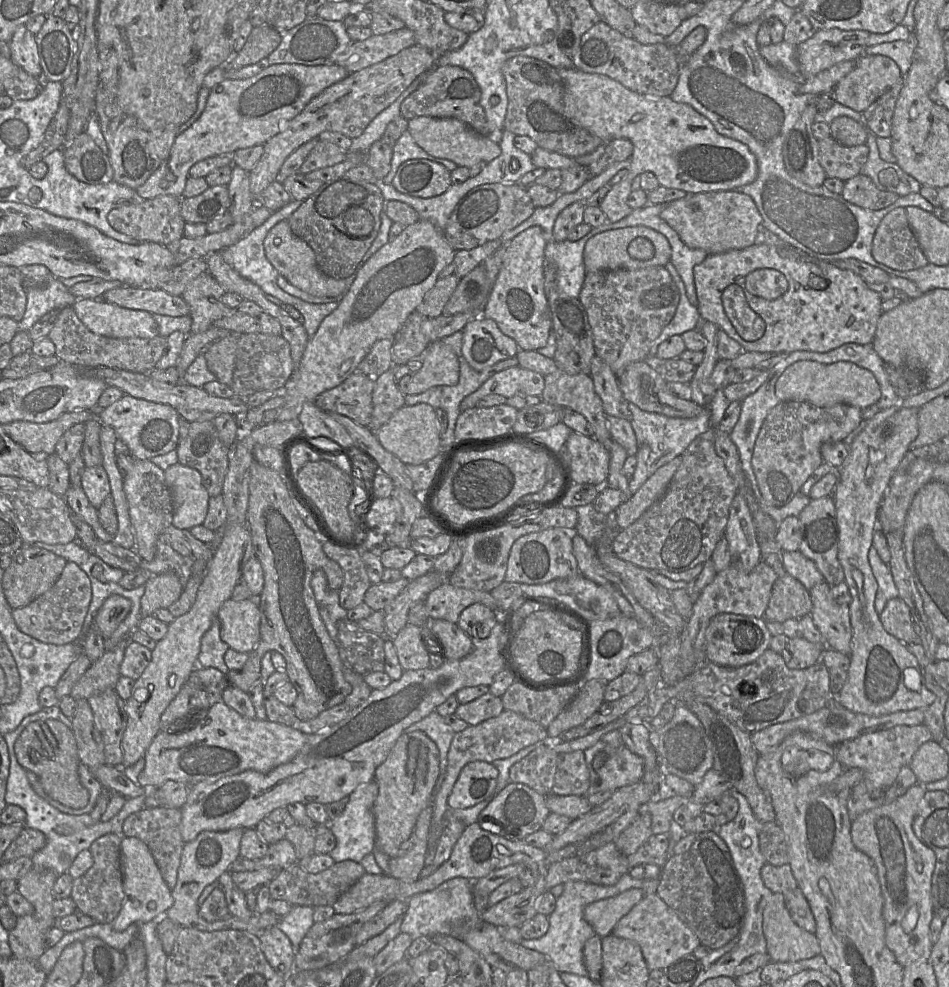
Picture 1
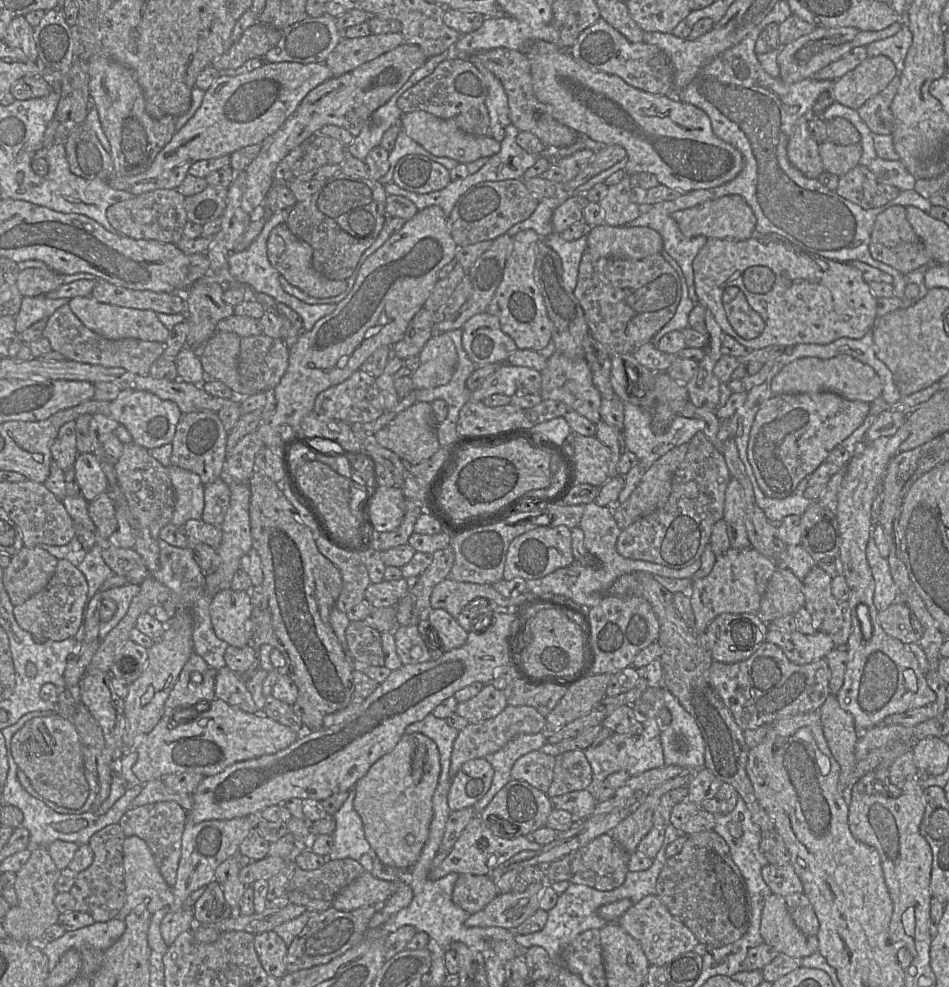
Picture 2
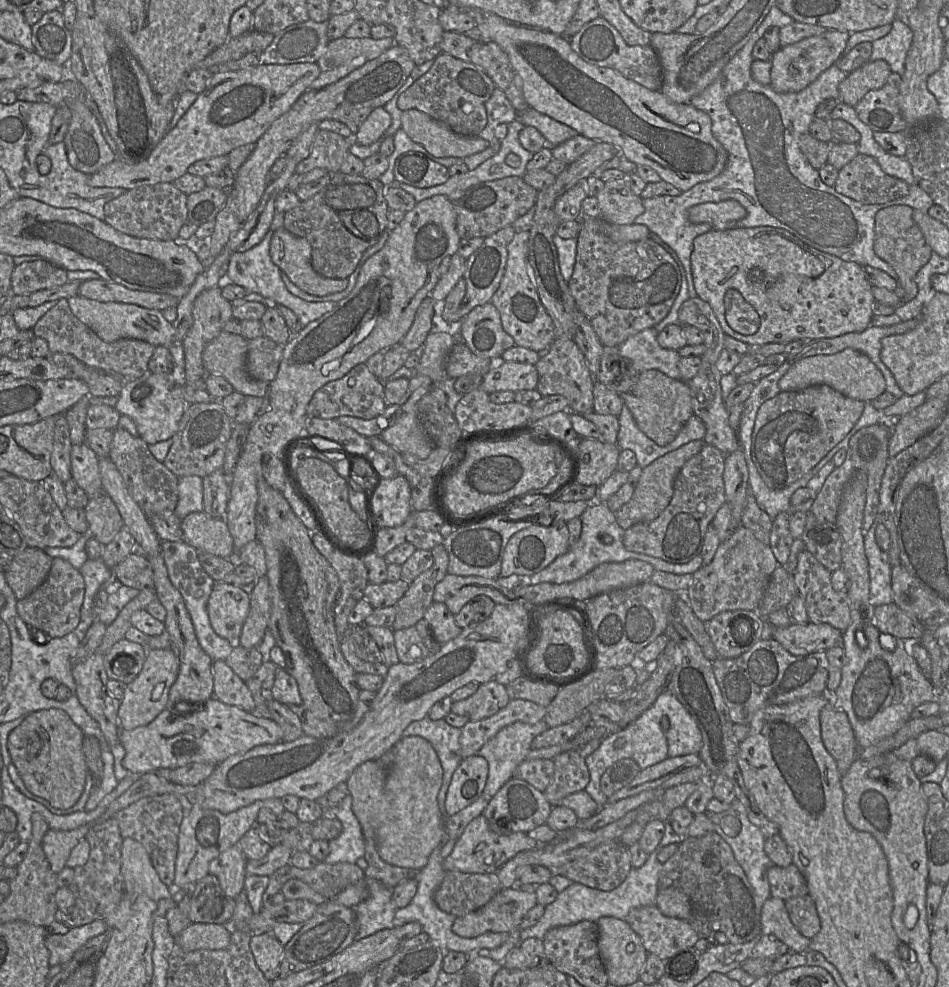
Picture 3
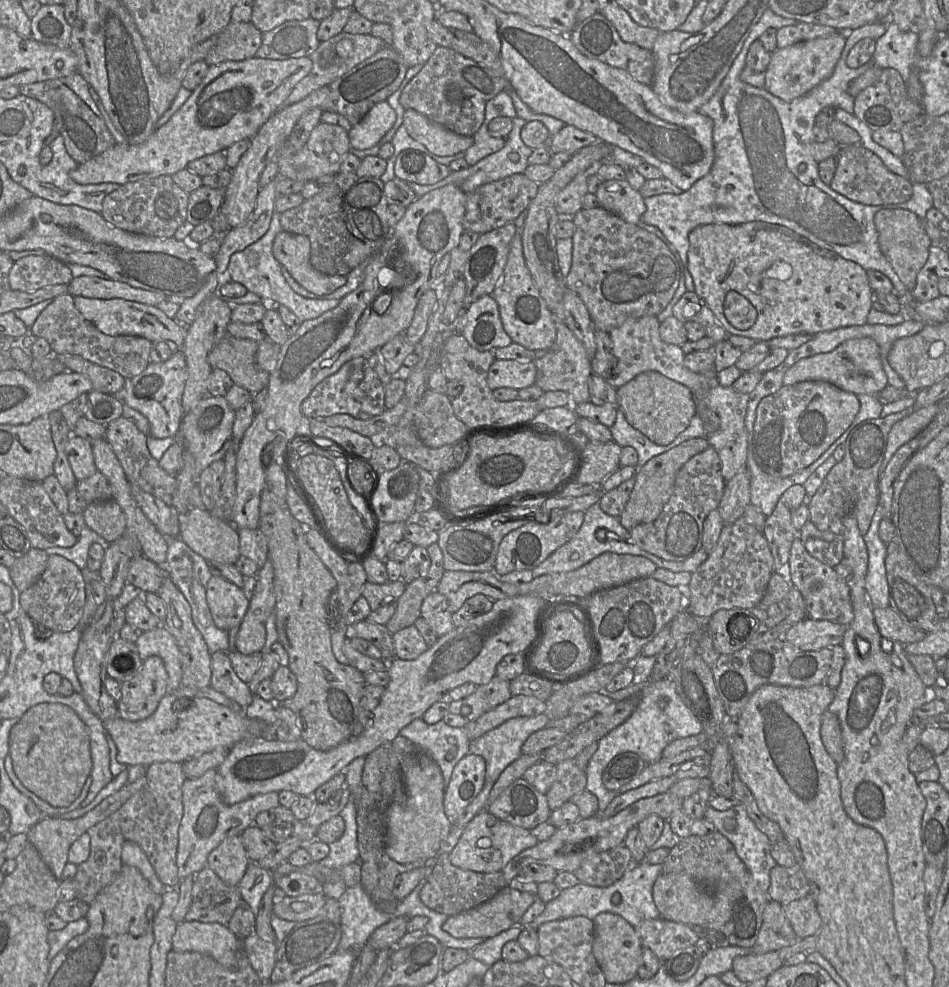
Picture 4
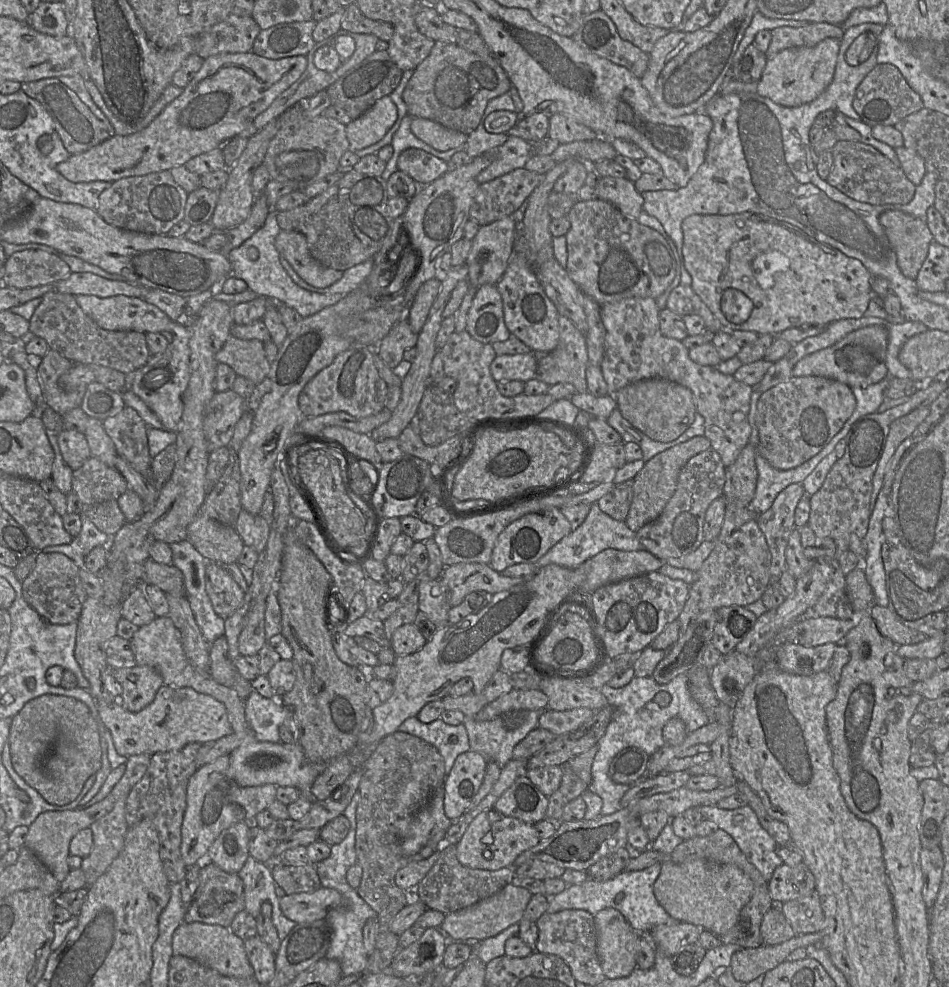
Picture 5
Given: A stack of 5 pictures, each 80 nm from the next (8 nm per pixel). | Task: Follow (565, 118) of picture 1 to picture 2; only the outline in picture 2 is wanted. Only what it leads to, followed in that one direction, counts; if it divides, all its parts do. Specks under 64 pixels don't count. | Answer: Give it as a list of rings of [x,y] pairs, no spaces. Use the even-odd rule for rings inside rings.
[[[495,48],[479,51],[473,54],[470,59],[462,60],[478,60],[501,81],[508,97],[511,123],[520,132],[534,134],[547,149],[570,146],[577,141],[579,133],[557,121],[549,112],[548,107],[535,96],[532,86],[530,62],[523,51]]]

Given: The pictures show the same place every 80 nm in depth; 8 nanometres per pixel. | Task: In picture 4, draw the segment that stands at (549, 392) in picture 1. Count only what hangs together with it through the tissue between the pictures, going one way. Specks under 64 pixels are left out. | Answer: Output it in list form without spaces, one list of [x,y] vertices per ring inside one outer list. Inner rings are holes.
[[[557,322],[556,340],[547,353],[534,361],[536,367],[535,384],[547,391],[564,391],[570,395],[572,405],[590,401],[588,380],[593,373],[591,360],[585,347],[564,322]]]

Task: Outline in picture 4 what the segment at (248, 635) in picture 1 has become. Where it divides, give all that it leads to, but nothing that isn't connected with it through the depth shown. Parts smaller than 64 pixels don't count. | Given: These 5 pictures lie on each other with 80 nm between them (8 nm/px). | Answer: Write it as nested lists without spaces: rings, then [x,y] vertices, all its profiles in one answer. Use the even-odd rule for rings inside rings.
[[[212,575],[206,598],[214,624],[219,629],[229,631],[241,625],[250,602],[246,591],[223,577]]]

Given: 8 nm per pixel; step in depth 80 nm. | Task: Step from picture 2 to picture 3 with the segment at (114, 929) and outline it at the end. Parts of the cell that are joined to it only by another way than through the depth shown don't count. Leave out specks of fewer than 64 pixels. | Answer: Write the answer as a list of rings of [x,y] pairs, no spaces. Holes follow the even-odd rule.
[[[95,919],[88,924],[69,928],[65,934],[47,935],[45,943],[50,953],[50,968],[68,962],[74,953],[87,941],[104,933],[105,930],[106,924],[104,920]]]

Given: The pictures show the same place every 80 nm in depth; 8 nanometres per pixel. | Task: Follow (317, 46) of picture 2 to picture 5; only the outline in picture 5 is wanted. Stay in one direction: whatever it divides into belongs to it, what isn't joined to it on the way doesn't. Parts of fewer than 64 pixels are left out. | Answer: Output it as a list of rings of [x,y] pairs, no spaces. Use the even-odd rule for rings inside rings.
[[[316,21],[291,22],[261,29],[251,52],[269,59],[306,56],[316,42],[312,37]]]

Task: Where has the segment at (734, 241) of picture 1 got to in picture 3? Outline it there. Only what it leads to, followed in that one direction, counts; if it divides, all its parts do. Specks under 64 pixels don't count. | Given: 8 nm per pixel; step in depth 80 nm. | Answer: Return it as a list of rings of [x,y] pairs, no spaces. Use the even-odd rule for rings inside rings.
[[[725,200],[721,202],[707,202],[695,205],[688,209],[687,218],[691,223],[707,223],[712,229],[733,229],[733,223],[746,216],[746,209],[736,200]]]

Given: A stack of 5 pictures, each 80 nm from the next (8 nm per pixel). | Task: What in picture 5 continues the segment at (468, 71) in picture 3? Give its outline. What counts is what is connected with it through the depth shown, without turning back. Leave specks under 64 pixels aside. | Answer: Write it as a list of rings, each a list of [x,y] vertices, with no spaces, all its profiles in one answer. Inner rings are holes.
[[[435,42],[430,55],[414,70],[403,92],[403,101],[409,115],[429,119],[448,129],[469,135],[482,121],[488,102],[509,92],[511,87],[510,79],[494,55],[482,57],[456,44]]]

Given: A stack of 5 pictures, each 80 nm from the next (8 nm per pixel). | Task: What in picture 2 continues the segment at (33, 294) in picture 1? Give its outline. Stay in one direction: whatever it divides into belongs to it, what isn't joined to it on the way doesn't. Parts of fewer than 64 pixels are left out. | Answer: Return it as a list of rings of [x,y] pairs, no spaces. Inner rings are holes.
[[[46,295],[23,297],[20,311],[15,317],[16,332],[22,333],[31,325],[49,318],[59,307],[68,303],[69,299],[51,299]]]

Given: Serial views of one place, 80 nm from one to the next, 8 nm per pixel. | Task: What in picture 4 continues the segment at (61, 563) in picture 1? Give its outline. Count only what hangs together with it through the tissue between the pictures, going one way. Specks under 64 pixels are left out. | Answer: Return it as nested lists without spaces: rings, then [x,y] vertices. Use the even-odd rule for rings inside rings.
[[[31,547],[23,556],[16,558],[9,572],[20,592],[32,586],[42,575],[47,567],[48,557],[44,550]]]

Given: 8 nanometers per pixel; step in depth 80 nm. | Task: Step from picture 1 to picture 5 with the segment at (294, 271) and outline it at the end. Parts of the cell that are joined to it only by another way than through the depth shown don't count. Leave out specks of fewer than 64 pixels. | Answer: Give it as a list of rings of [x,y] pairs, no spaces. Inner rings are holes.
[[[281,229],[276,236],[275,246],[280,256],[284,257],[295,272],[313,287],[329,287],[343,276],[342,271],[325,267],[311,256],[306,236],[300,232]]]

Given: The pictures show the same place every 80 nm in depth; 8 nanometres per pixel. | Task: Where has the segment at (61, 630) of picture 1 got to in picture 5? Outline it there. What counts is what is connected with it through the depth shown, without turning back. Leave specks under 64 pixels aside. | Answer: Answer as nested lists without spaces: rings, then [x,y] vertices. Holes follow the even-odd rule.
[[[37,552],[34,568],[21,582],[24,600],[51,624],[66,625],[77,622],[88,597],[81,584],[79,569],[72,559],[62,553]]]

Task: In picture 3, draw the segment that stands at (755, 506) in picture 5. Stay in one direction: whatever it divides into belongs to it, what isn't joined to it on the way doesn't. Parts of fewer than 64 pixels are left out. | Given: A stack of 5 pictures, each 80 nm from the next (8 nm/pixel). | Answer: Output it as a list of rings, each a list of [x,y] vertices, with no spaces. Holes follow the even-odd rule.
[[[837,445],[800,479],[779,490],[773,490],[764,483],[755,464],[753,463],[753,460],[751,459],[751,465],[749,464],[749,461],[746,462],[748,469],[749,491],[754,495],[760,509],[765,511],[771,519],[774,519],[779,513],[785,511],[789,511],[790,513],[808,513],[814,499],[810,498],[799,505],[791,506],[791,496],[797,489],[806,487],[809,480],[816,475],[824,465],[830,462],[836,453]]]

